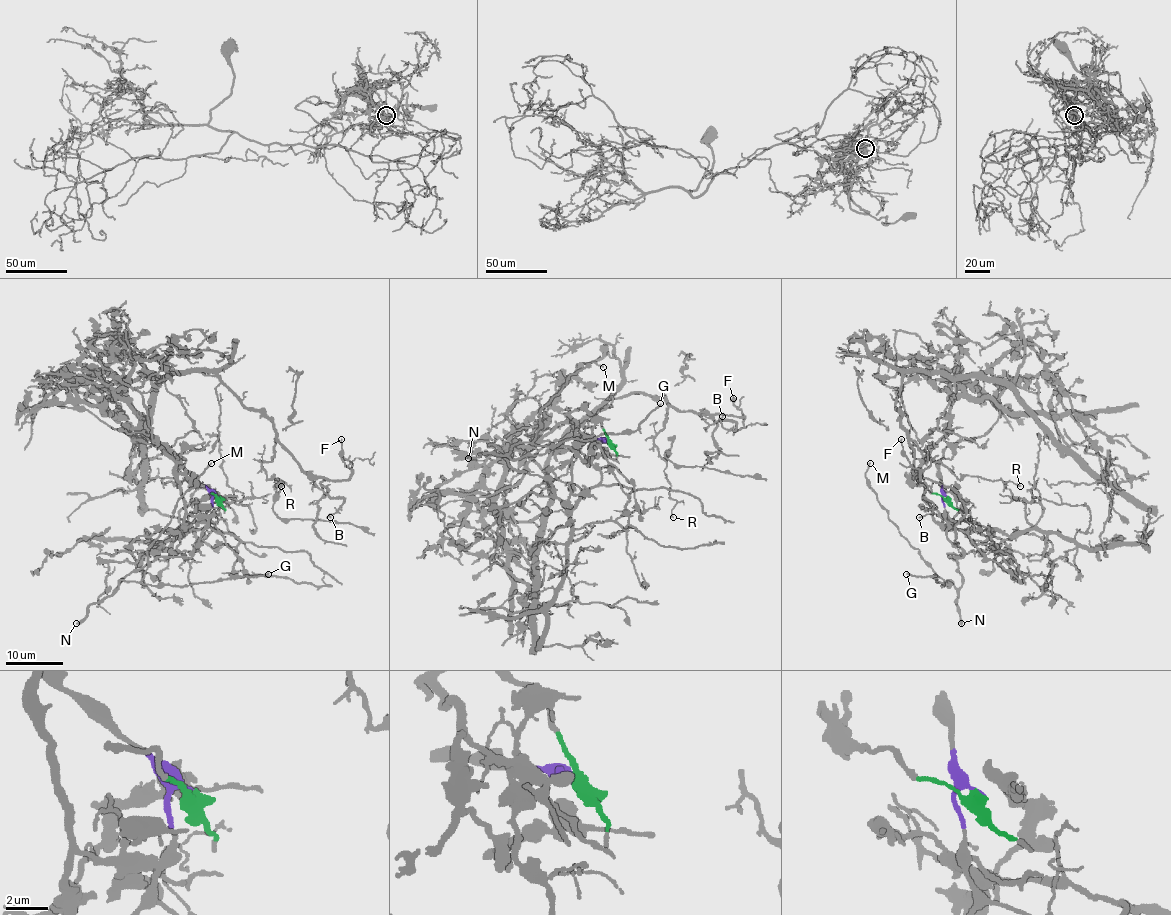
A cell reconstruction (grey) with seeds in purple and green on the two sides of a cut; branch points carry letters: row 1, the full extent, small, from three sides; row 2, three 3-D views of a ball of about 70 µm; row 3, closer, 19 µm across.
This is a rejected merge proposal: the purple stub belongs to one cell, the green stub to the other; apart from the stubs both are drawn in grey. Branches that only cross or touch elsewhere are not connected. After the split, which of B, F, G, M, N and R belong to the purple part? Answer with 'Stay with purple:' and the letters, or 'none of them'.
Stay with purple: G, M, N

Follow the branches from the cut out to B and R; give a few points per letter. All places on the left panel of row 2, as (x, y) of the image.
B: (218, 497), (178, 473), (115, 384), (213, 372), (267, 418), (318, 486), (344, 499), (331, 518)
R: (218, 497), (178, 473), (115, 384), (213, 372), (267, 418), (275, 448), (262, 464), (280, 486)

